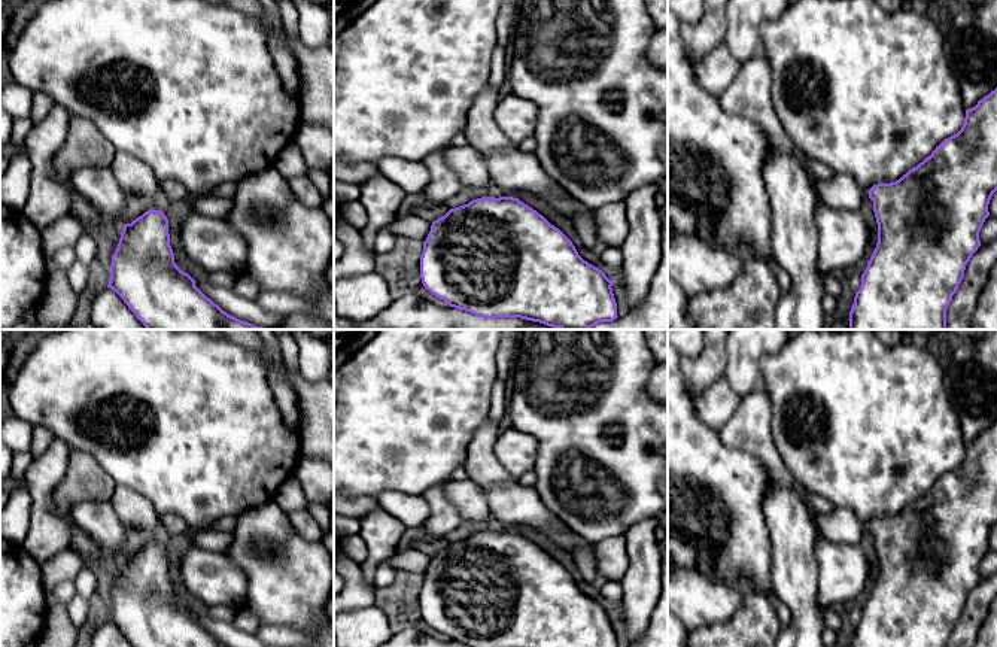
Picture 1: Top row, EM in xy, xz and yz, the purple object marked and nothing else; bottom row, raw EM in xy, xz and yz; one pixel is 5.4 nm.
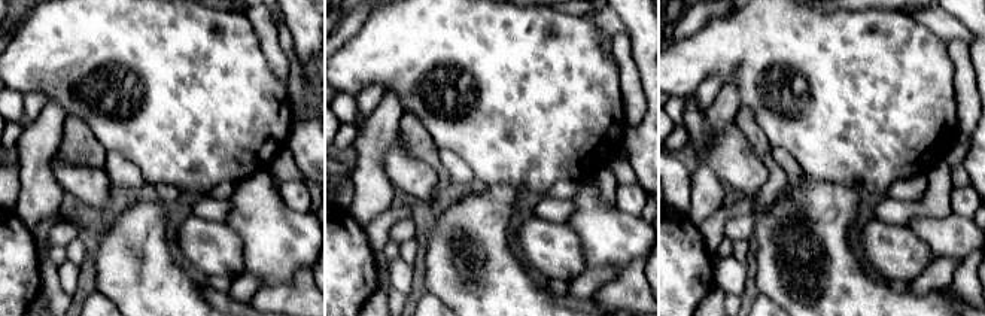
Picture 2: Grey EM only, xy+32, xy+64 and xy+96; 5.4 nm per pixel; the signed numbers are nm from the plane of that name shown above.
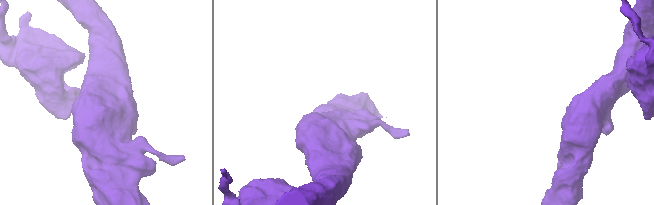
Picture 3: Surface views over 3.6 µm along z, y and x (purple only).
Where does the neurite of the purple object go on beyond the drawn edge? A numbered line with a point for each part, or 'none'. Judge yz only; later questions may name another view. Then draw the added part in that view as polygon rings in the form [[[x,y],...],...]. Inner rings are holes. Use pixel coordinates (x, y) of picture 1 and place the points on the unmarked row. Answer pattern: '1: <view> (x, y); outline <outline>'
1: yz (842, 526); outline [[[836,507],[829,514],[817,513],[815,526],[827,541],[849,546],[858,546],[861,537],[869,531],[869,525],[845,507]]]

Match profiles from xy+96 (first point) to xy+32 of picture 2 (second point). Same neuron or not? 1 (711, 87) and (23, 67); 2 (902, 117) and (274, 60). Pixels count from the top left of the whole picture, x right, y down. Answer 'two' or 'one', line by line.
1: two
2: two

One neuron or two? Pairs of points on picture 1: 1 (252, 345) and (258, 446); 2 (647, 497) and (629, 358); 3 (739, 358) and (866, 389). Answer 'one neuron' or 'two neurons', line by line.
1: two neurons
2: one neuron
3: two neurons

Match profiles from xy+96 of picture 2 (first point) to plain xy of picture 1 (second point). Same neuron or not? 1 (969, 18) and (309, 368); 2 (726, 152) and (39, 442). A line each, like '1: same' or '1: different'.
1: same
2: different

